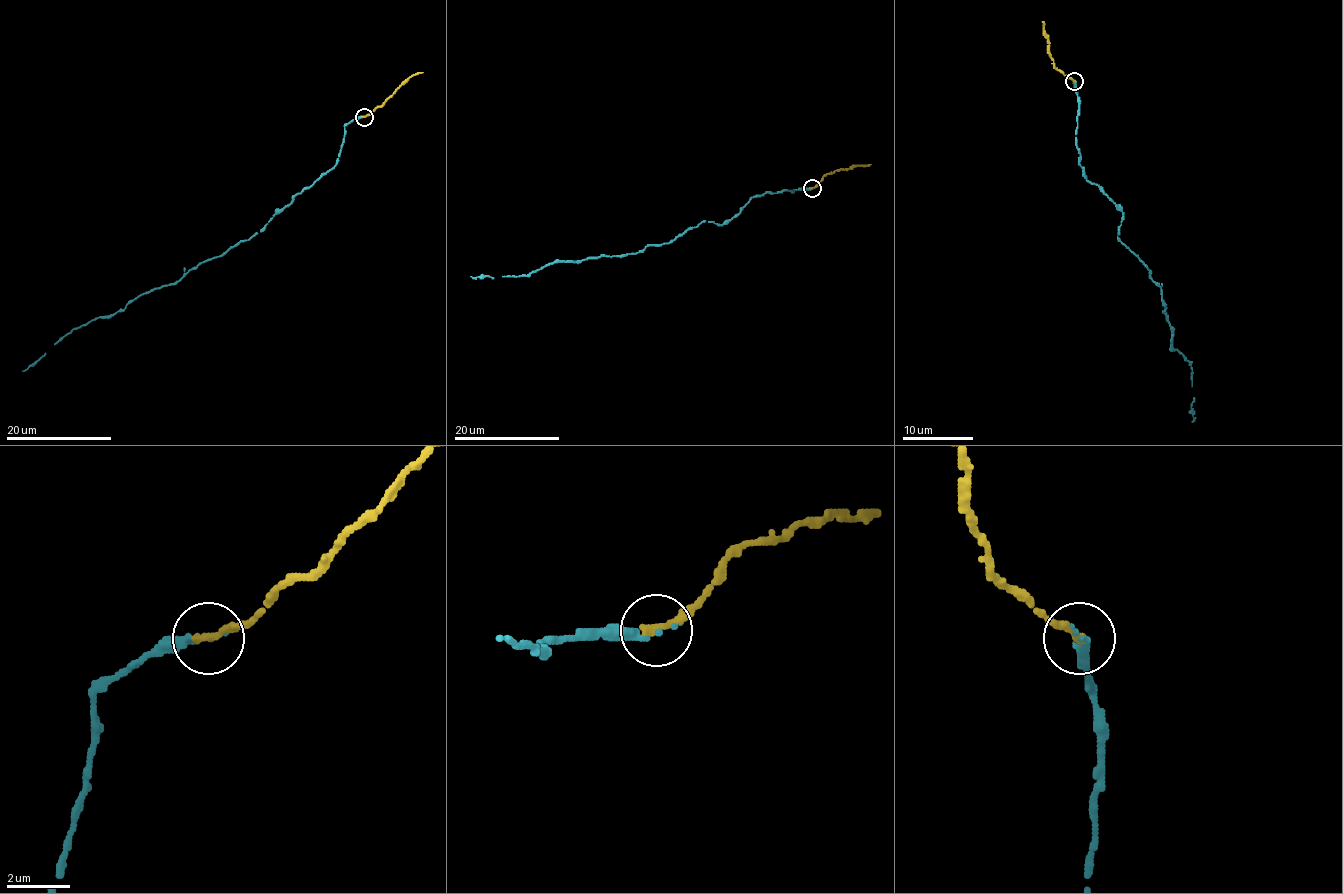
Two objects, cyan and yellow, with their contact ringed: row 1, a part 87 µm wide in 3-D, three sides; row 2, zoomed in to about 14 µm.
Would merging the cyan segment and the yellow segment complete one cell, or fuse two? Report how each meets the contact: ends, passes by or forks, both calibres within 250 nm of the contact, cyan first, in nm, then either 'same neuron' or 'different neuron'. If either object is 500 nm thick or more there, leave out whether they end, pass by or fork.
cyan ends | yellow ends | 240/280 nm | same neuron

